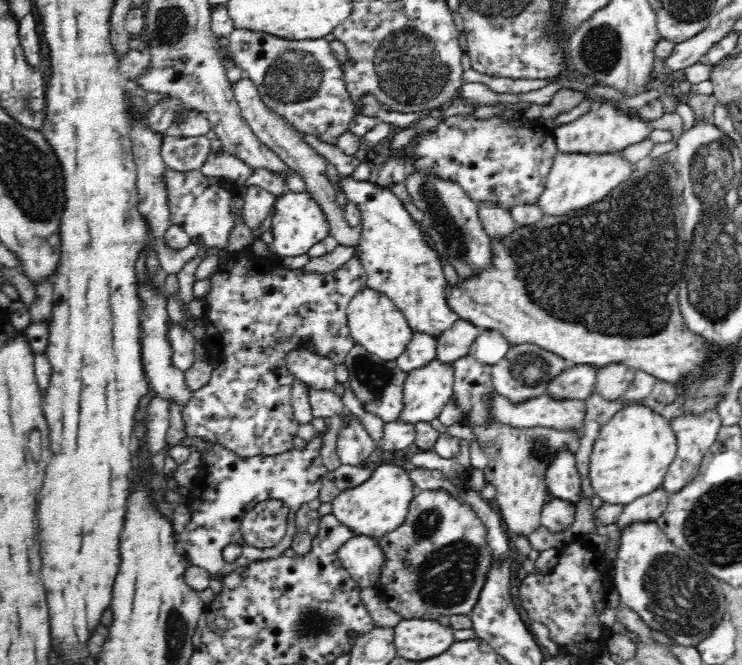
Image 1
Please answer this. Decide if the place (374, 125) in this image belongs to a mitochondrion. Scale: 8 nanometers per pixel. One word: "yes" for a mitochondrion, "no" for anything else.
no

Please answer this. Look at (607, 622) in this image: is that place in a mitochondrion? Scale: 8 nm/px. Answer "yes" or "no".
no

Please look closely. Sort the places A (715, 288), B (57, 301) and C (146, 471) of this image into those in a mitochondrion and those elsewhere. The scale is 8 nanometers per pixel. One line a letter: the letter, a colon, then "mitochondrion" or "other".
A: mitochondrion
B: other
C: other

